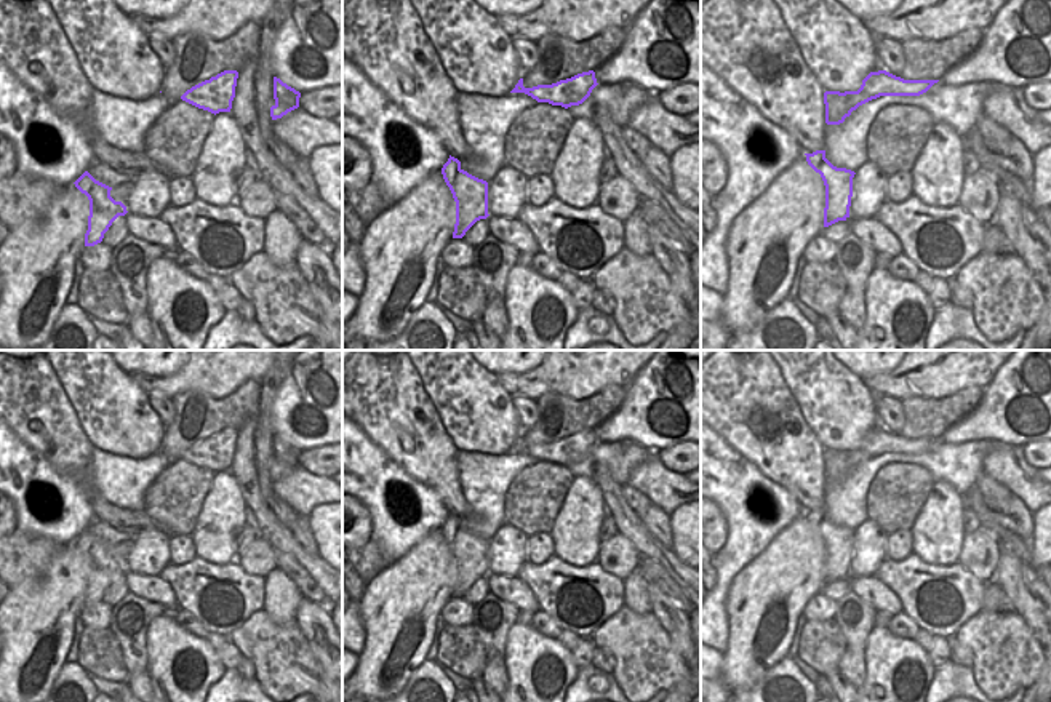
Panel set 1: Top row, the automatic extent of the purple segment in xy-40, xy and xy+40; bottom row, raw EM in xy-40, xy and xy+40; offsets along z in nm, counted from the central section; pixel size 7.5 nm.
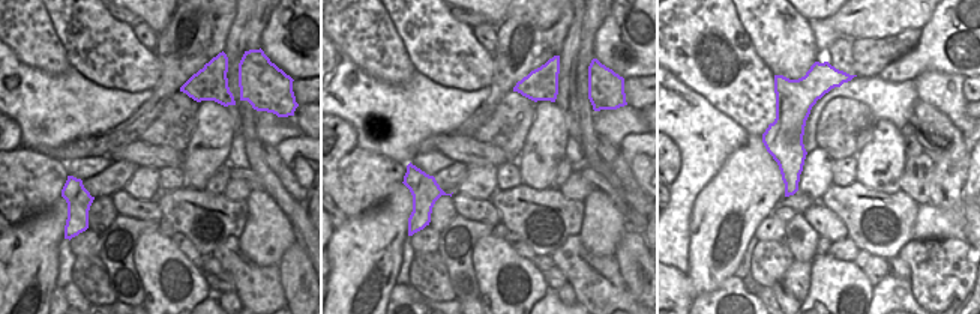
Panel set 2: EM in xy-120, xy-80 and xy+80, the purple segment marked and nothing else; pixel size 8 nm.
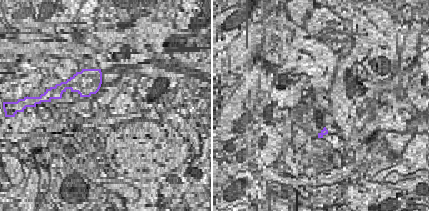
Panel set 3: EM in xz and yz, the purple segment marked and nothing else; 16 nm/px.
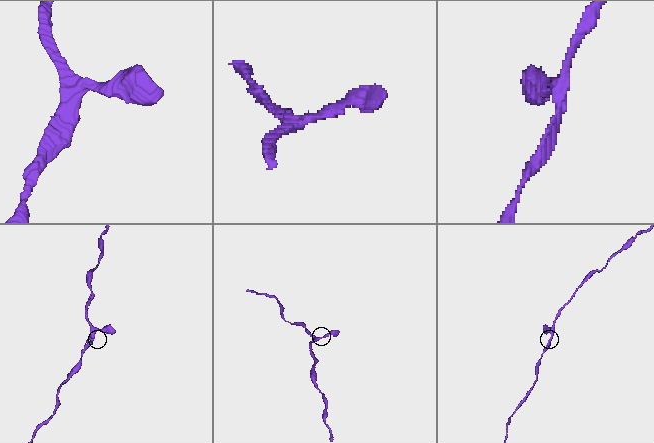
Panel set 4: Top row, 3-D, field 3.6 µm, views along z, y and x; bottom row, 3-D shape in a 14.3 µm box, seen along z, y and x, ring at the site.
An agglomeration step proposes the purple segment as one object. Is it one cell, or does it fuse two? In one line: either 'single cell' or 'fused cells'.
single cell

